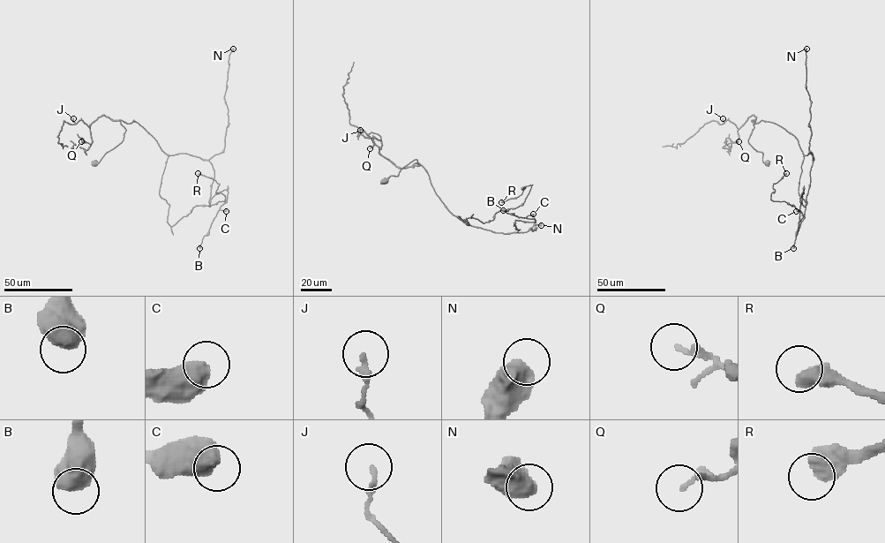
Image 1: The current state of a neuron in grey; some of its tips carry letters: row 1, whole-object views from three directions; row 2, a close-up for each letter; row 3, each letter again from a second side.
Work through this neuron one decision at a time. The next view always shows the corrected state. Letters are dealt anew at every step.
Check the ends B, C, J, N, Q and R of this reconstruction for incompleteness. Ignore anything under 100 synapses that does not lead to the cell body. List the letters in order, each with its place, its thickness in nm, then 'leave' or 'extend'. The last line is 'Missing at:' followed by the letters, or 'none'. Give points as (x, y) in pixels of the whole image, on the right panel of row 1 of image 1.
B: (793, 248) | 700 nm | leave
C: (796, 211) | 600 nm | leave
J: (723, 118) | 150 nm | leave
N: (806, 49) | 700 nm | leave
Q: (738, 141) | 130 nm | leave
R: (786, 173) | 600 nm | leave
Missing at: none

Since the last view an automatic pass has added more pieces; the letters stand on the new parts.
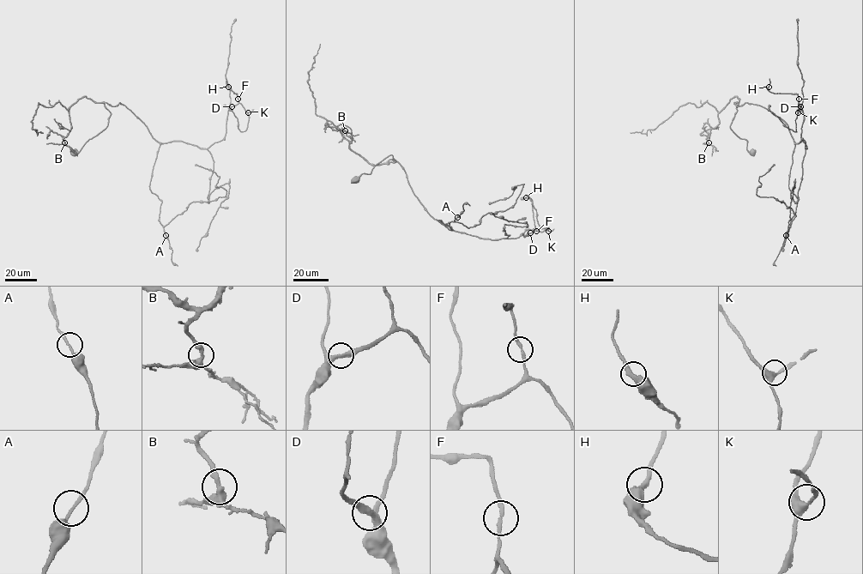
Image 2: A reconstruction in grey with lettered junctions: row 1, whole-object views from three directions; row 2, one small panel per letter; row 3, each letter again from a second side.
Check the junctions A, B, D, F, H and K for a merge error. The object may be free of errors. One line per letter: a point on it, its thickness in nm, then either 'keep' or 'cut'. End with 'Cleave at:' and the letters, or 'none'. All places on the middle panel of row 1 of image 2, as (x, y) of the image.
A: place (457, 217); calibre 150 nm; keep
B: place (345, 130); calibre 320 nm; keep
D: place (530, 232); calibre 340 nm; keep
F: place (536, 231); calibre 200 nm; keep
H: place (526, 197); calibre 340 nm; keep
K: place (548, 231); calibre 340 nm; keep
Cleave at: none

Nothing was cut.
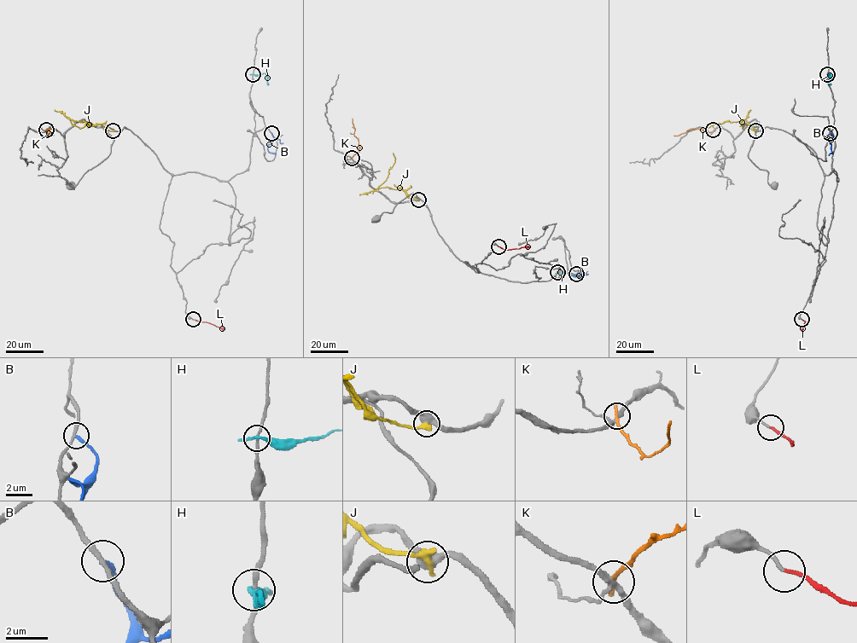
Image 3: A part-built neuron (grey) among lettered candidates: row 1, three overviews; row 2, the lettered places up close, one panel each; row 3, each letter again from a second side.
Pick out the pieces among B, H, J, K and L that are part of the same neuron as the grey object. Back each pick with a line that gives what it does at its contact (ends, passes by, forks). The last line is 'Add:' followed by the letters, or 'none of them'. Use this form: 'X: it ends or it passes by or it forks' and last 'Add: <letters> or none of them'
L: it ends
Add: L

